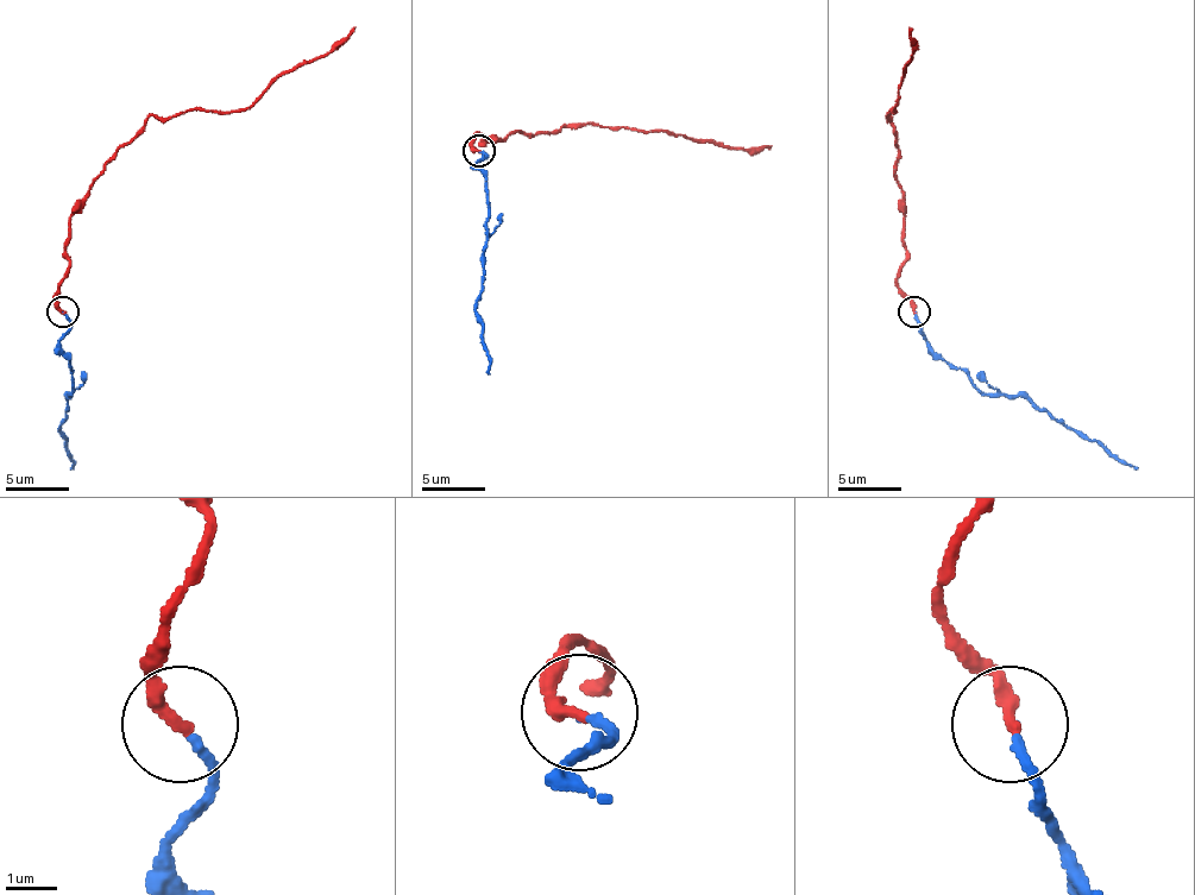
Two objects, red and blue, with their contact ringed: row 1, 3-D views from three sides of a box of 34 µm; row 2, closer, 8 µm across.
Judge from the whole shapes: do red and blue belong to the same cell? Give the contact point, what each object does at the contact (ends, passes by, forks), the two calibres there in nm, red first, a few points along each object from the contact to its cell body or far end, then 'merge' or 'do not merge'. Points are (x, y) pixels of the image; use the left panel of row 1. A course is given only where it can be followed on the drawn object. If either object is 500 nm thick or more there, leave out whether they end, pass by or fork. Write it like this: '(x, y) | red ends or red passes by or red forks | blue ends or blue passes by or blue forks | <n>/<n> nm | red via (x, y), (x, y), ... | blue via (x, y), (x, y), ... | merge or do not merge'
(62, 312) | red ends | blue ends | 300/140 nm | red via (63, 313), (57, 297), (69, 265), (69, 215), (151, 114), (246, 111), (283, 74), (331, 51), (356, 26) | blue via (63, 313), (69, 332), (60, 347), (69, 357), (69, 395), (60, 432), (73, 460), (69, 470) | merge

